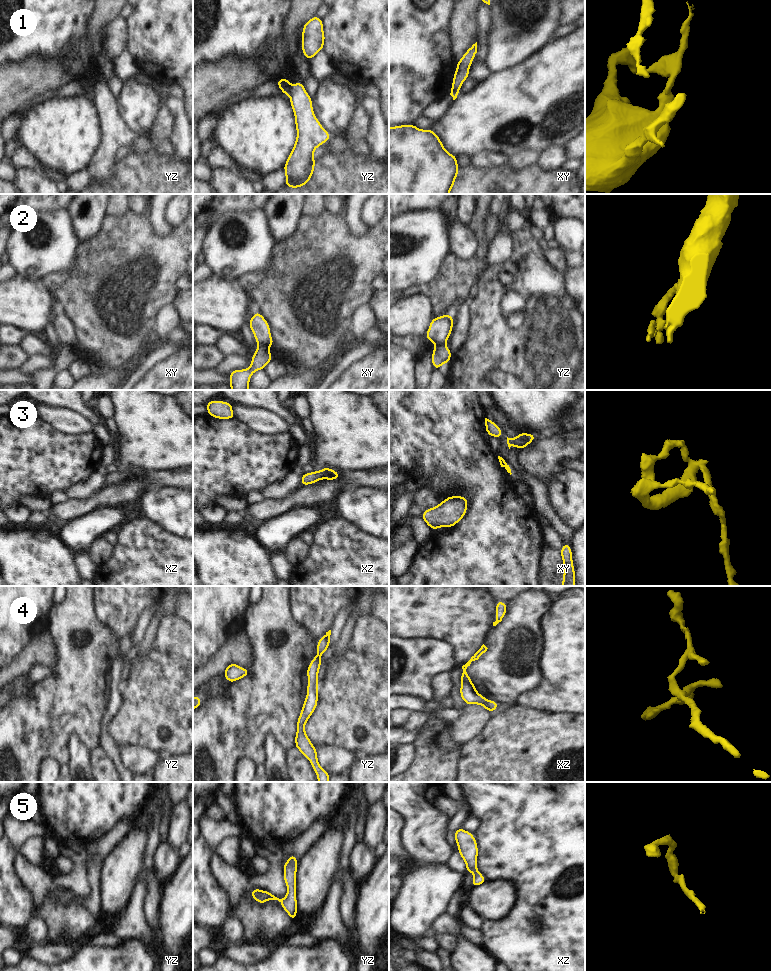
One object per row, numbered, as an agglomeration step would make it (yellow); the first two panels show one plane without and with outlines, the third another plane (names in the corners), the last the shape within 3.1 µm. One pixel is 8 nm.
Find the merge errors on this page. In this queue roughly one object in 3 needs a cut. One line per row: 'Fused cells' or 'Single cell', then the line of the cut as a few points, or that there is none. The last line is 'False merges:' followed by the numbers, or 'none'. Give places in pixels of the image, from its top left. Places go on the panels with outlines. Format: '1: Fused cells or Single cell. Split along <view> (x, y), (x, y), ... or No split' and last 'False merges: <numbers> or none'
1: Fused cells. Split along yz (291, 85), (291, 89), (287, 94)
2: Fused cells. Split along xy (259, 344), (267, 346)
3: Single cell. No split
4: Single cell. No split
5: Single cell. No split
False merges: 1, 2.

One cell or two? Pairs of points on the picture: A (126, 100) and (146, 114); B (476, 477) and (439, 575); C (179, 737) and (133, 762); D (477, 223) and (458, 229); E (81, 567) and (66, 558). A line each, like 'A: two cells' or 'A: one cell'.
A: one cell
B: one cell
C: two cells
D: two cells
E: two cells

